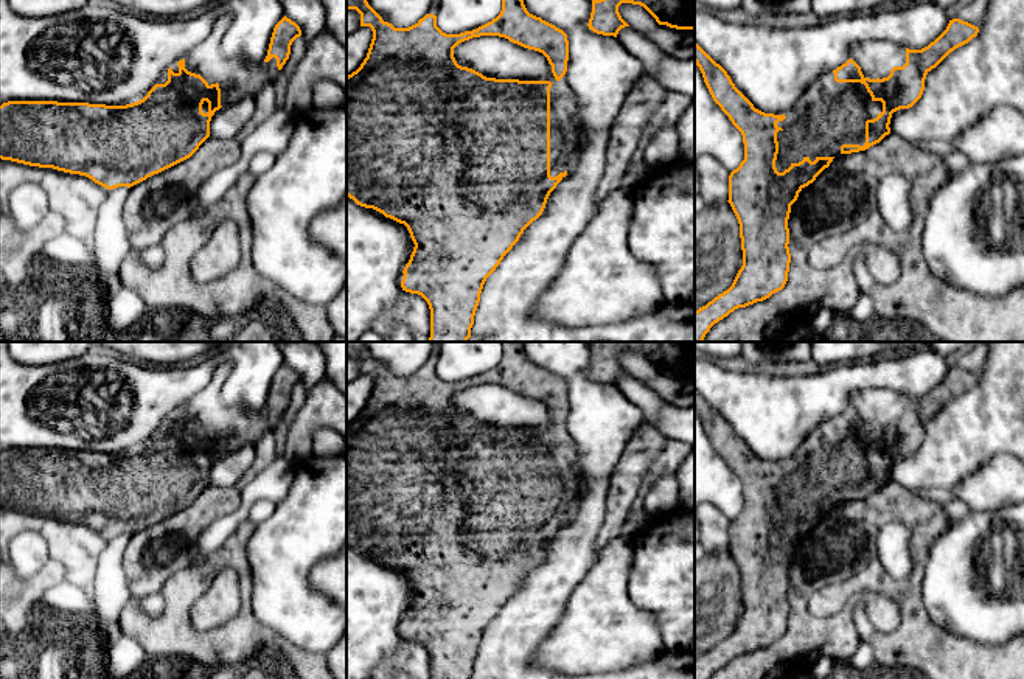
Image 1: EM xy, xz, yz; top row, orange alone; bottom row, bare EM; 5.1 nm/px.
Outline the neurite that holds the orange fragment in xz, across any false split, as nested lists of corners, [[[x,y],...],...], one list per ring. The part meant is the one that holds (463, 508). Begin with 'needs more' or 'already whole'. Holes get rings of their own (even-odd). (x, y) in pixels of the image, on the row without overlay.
needs more; [[[347,342],[347,357],[356,357],[360,362],[360,374],[370,374],[373,379],[367,406],[356,420],[347,424],[347,544],[357,553],[373,556],[385,566],[407,575],[415,595],[402,618],[401,635],[406,640],[421,643],[427,649],[430,657],[430,679],[471,679],[486,626],[519,589],[524,578],[542,562],[550,541],[576,513],[584,493],[584,483],[578,466],[578,446],[570,437],[566,423],[569,409],[567,382],[541,365],[530,362],[524,353],[522,342],[502,342],[502,359],[496,367],[477,378],[460,382],[443,381],[437,374],[437,364],[434,362],[426,362],[409,376],[395,376],[392,371],[384,370],[368,353],[365,342]],[[480,384],[505,385],[524,396],[542,401],[552,413],[552,421],[556,429],[496,427],[458,413],[454,406],[454,396],[465,388]]]

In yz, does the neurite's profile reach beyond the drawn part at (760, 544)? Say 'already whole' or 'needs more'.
needs more

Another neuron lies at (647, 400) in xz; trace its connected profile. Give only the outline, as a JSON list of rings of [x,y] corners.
[[[625,374],[617,387],[642,410],[645,421],[653,424],[664,407],[670,404],[653,388]]]

